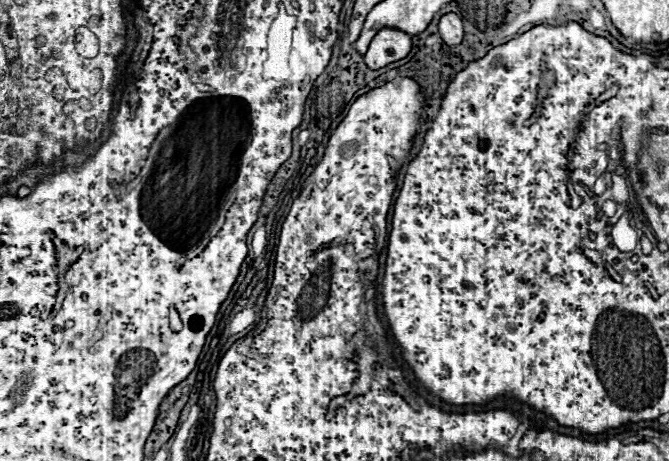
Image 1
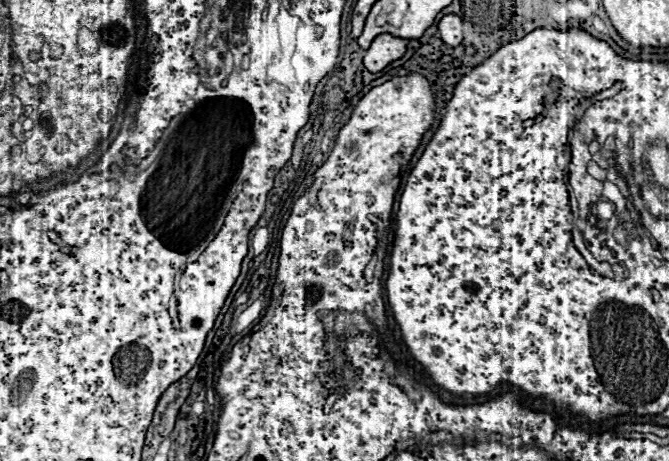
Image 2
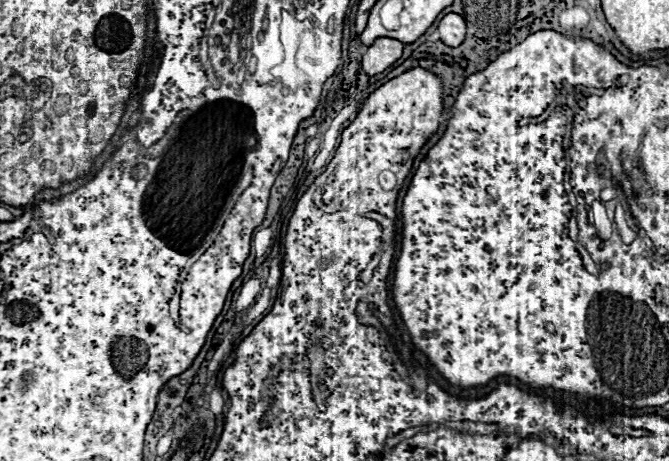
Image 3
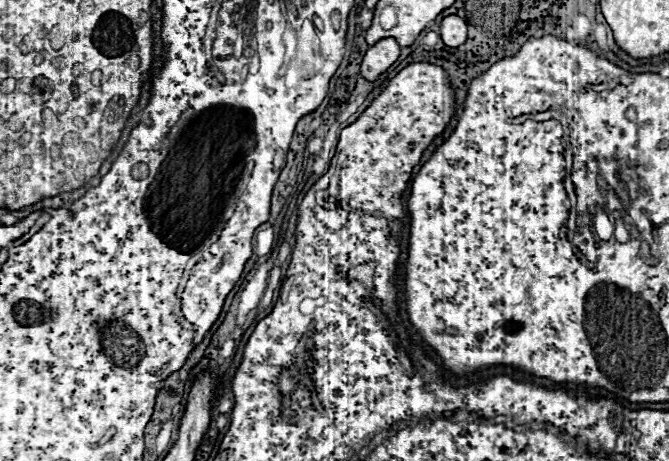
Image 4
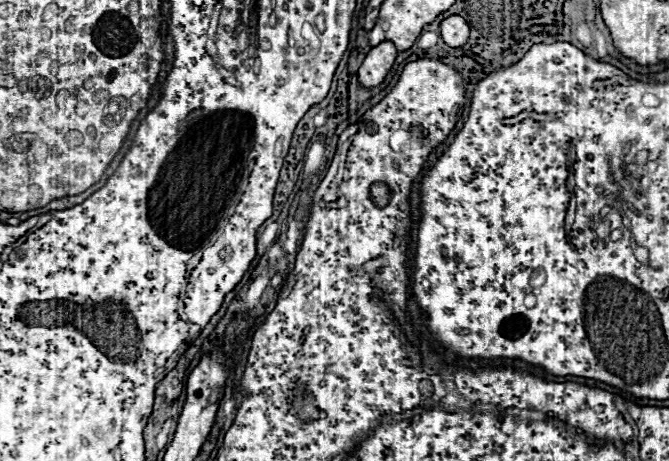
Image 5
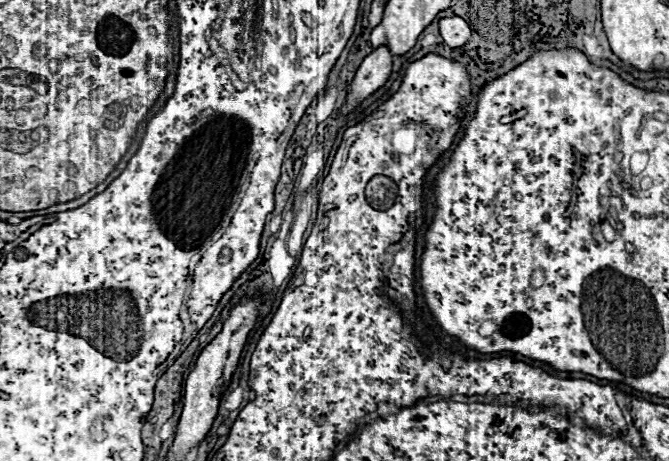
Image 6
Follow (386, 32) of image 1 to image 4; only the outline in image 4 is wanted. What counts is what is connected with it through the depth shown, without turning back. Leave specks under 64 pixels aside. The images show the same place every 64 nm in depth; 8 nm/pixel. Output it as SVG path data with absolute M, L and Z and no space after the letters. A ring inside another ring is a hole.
M384 38L380 40L378 44L370 46L364 60L362 60L362 68L360 68L360 74L374 82L380 78L382 72L386 72L394 62L396 58L400 56L400 46L396 44L396 40L392 38Z

